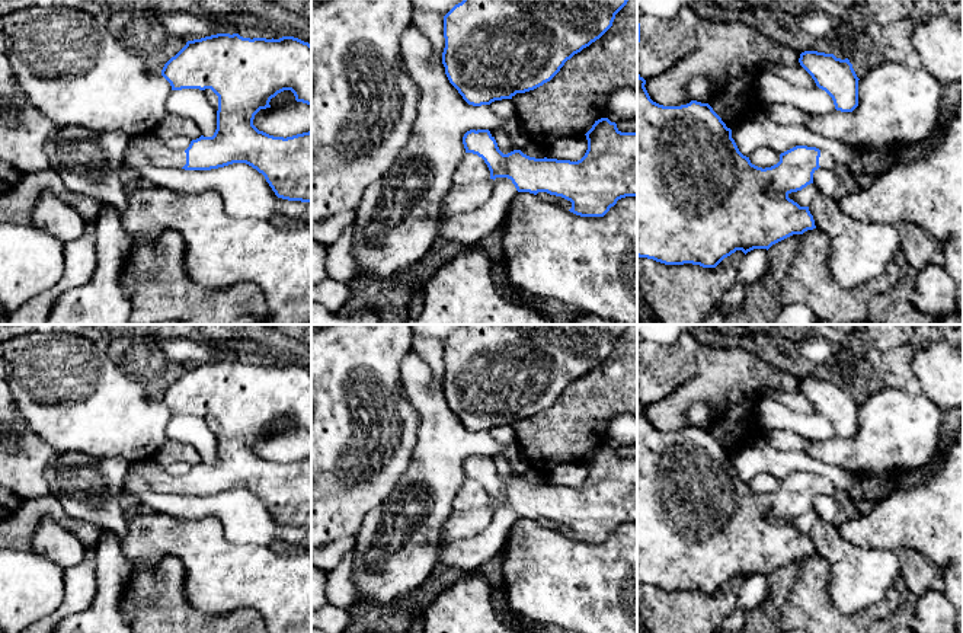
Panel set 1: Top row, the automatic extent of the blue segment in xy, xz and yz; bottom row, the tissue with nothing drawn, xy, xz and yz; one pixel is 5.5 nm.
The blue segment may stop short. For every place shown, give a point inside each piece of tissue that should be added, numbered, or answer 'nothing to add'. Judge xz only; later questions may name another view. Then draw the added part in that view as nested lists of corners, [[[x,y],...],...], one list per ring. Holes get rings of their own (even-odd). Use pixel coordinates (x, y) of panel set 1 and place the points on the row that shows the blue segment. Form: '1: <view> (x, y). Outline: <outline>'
1: xz (460, 198). Outline: [[[487,179],[467,186],[452,186],[441,204],[447,215],[473,211],[486,204],[495,194],[495,180]]]

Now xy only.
1: xy (157, 152). Outline: [[[157,138],[145,144],[147,160],[159,167],[183,167],[186,164],[186,153],[170,150],[166,141]]]

